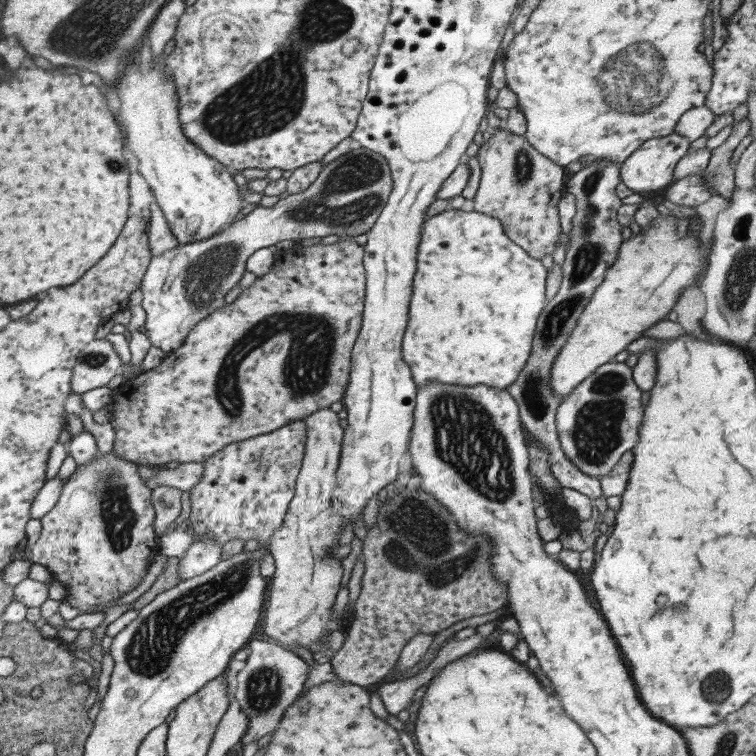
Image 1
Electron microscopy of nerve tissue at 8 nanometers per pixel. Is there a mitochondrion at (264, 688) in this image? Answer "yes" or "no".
yes

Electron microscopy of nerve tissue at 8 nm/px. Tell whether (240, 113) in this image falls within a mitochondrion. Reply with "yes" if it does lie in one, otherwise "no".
yes

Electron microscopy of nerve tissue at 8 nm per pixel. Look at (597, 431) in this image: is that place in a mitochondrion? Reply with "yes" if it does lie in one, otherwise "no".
yes

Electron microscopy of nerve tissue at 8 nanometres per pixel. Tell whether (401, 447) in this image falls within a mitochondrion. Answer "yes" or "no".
no

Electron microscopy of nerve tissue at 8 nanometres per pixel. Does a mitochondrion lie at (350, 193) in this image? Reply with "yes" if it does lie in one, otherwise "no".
yes

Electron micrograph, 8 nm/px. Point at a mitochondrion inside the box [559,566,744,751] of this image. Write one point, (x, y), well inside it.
(716, 687)

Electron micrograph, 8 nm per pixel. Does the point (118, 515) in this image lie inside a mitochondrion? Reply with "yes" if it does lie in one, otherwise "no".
yes

